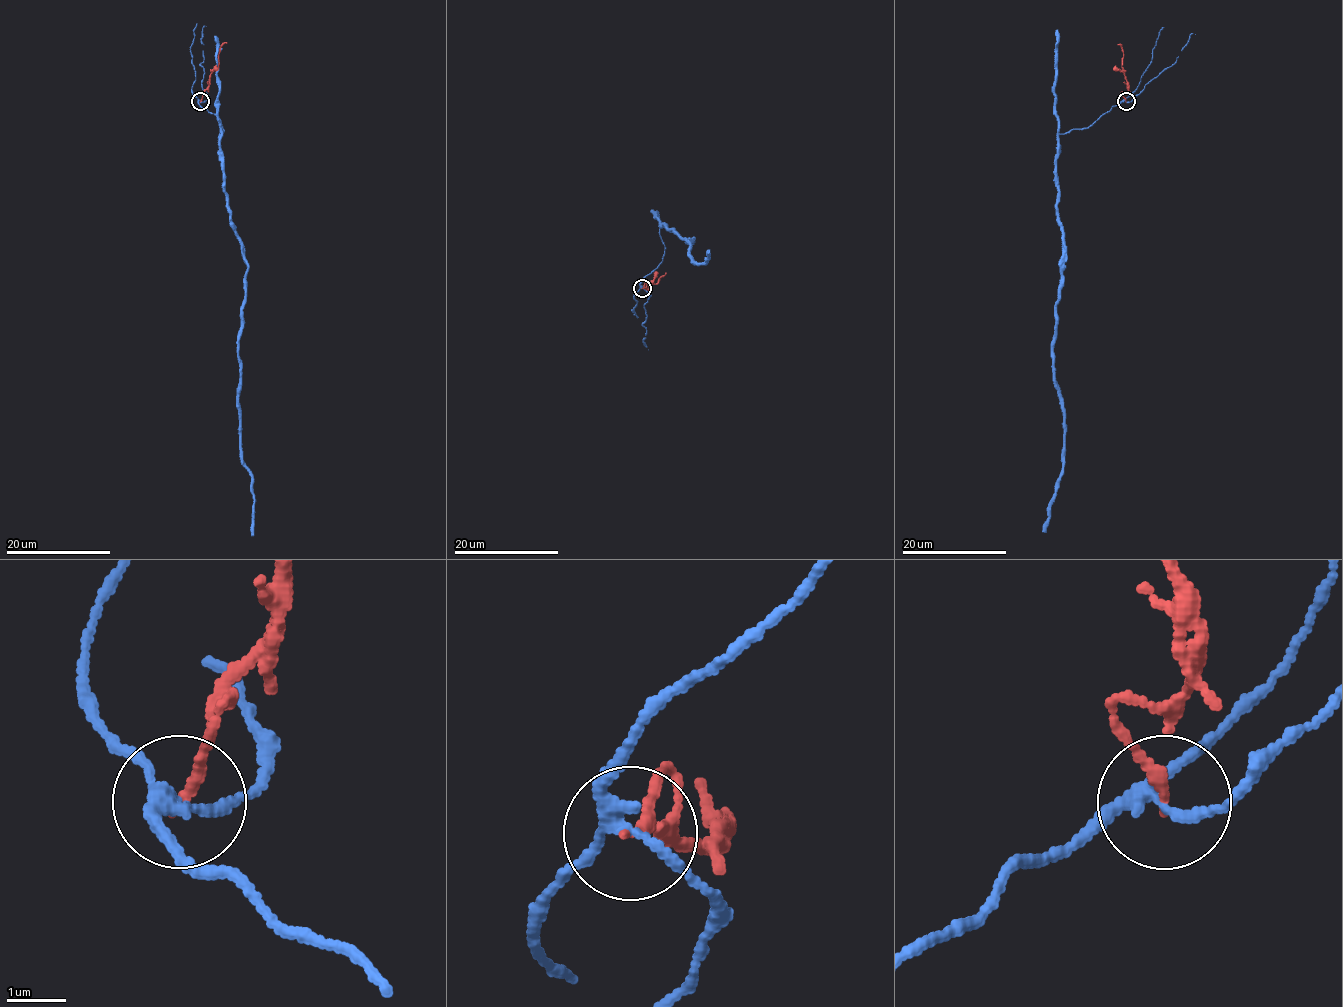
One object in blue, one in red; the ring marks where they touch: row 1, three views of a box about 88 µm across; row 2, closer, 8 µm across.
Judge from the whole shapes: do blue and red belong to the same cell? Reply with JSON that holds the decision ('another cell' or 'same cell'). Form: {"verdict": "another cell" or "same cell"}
{"verdict": "another cell"}

